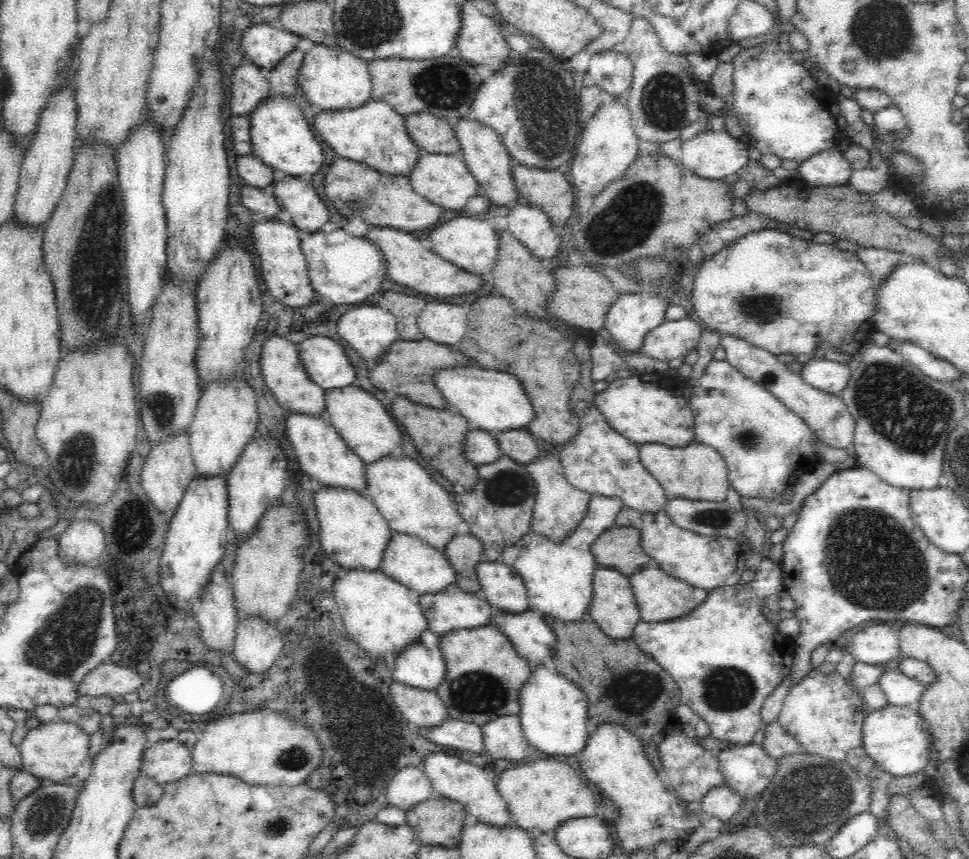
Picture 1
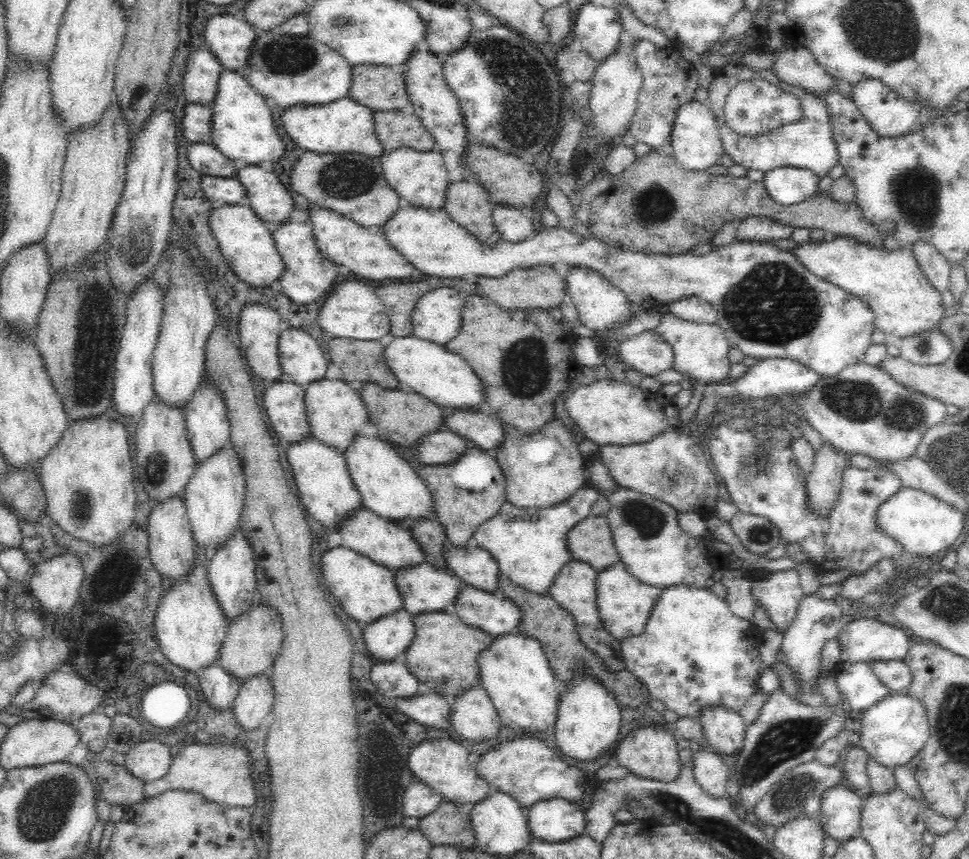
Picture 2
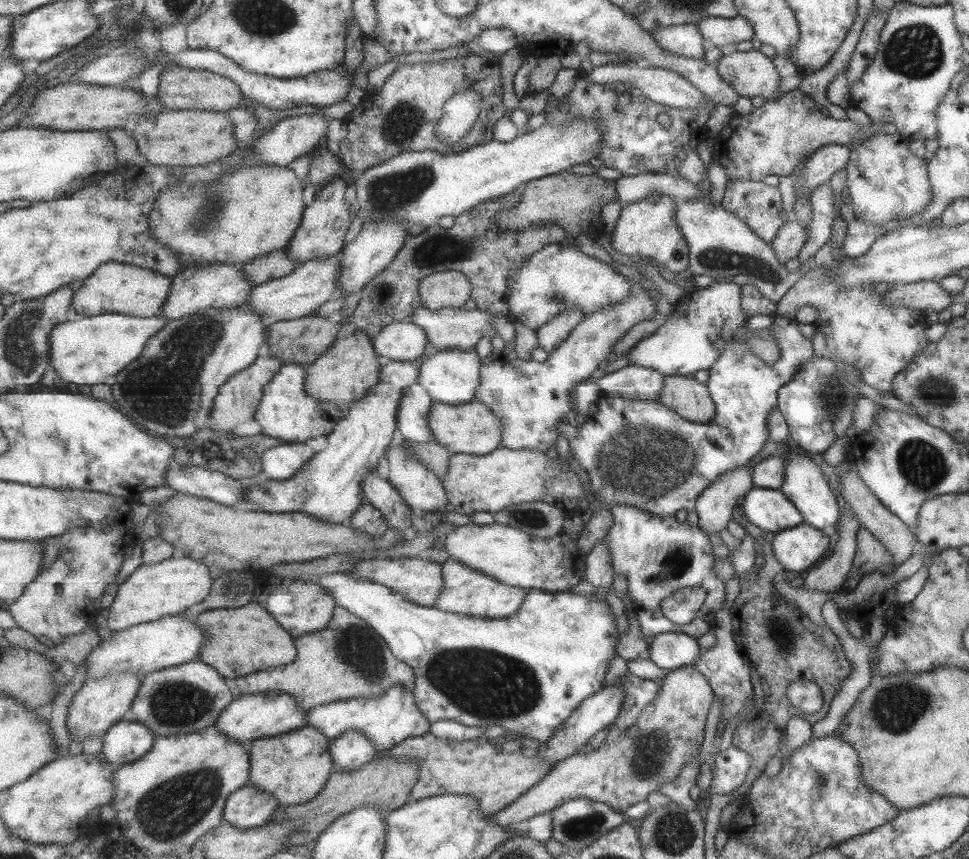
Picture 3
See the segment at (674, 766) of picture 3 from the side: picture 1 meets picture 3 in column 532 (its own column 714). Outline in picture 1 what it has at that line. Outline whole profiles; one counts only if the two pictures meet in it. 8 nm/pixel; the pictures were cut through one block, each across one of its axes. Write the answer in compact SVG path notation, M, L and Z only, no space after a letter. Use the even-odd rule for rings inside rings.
M727 785L712 788L704 800L701 800L699 809L702 814L718 818L722 822L732 820L740 812L740 804L743 800L735 794Z

